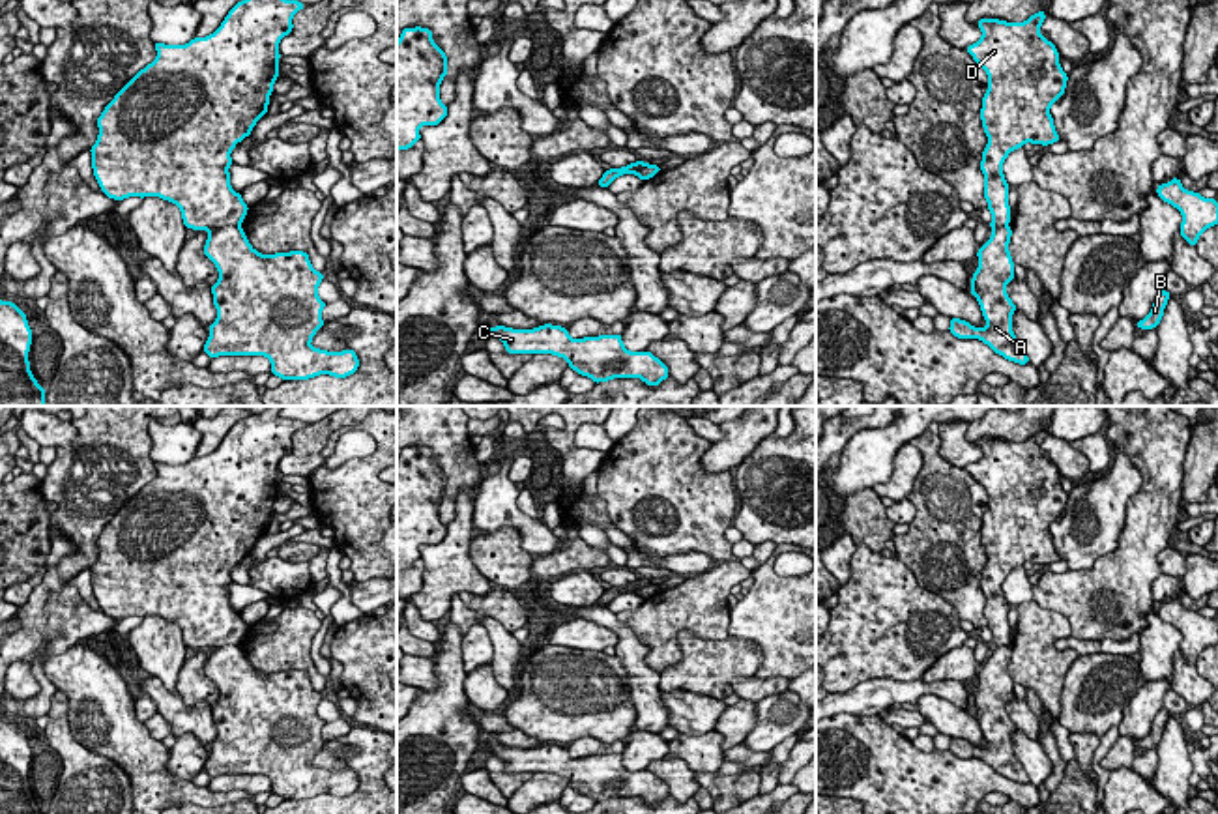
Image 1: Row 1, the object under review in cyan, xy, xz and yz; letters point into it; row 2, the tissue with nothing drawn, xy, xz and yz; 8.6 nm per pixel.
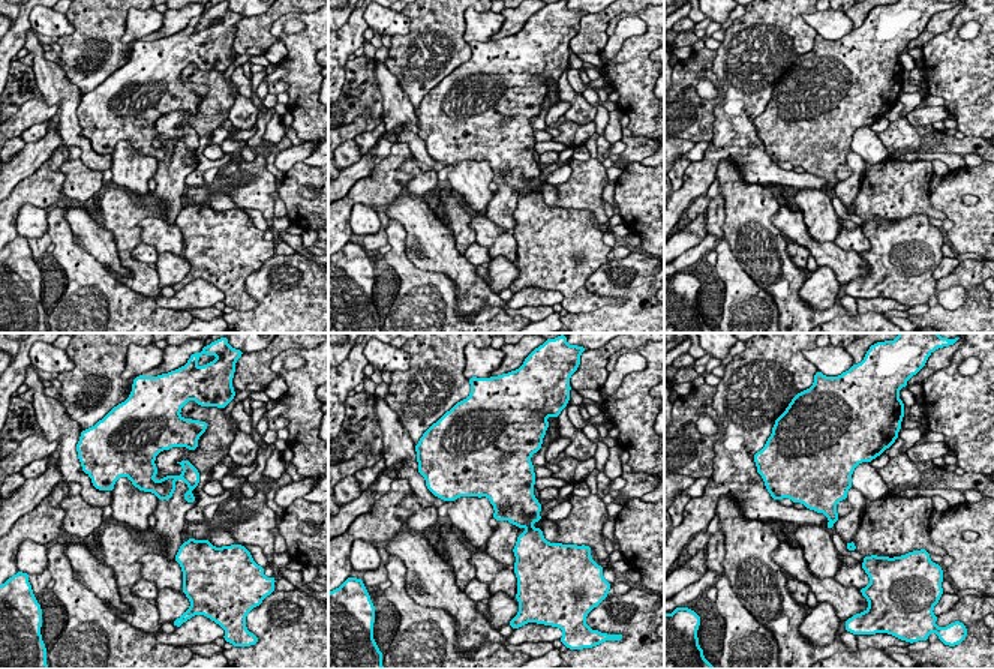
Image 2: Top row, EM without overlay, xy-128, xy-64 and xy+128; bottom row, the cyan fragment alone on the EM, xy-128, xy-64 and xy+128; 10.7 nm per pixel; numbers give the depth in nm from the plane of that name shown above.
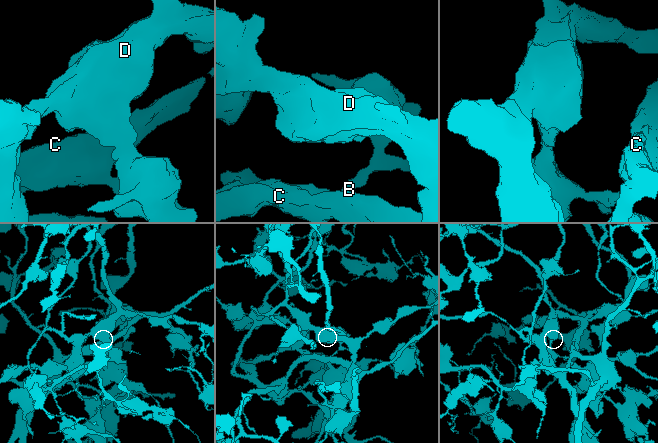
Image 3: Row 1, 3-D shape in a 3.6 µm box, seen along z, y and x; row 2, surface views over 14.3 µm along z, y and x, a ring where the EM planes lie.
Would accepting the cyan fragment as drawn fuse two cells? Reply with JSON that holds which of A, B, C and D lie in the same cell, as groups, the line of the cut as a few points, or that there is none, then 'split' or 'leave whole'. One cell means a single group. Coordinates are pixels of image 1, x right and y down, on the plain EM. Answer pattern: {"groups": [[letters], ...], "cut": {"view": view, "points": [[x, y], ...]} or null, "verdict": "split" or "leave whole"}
{"groups": [["A", "B", "C"], ["D"]], "cut": {"view": "xy", "points": [[238, 644], [223, 644], [208, 652]]}, "verdict": "split"}

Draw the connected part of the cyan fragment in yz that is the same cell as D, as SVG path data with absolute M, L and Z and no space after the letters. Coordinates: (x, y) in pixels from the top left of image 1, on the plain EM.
M1040 429L1025 442L980 438L982 457L965 470L988 494L980 539L988 563L982 571L984 618L992 631L990 647L1008 646L1008 603L1003 582L1010 571L1031 563L1053 563L1050 526L1065 513L1066 492L1055 464L1042 457L1046 432Z

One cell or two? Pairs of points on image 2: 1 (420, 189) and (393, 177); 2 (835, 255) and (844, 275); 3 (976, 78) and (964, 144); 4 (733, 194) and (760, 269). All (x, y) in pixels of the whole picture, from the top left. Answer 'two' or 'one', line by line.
1: two
2: one
3: two
4: one

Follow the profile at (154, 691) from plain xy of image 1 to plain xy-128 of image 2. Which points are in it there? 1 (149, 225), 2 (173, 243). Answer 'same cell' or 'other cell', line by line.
1: same cell
2: same cell

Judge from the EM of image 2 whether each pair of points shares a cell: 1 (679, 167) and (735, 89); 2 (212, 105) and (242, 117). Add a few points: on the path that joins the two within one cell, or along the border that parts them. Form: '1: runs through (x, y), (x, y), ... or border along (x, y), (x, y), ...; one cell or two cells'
1: border along (690, 162), (679, 189); two cells
2: border along (239, 93), (227, 119); two cells

